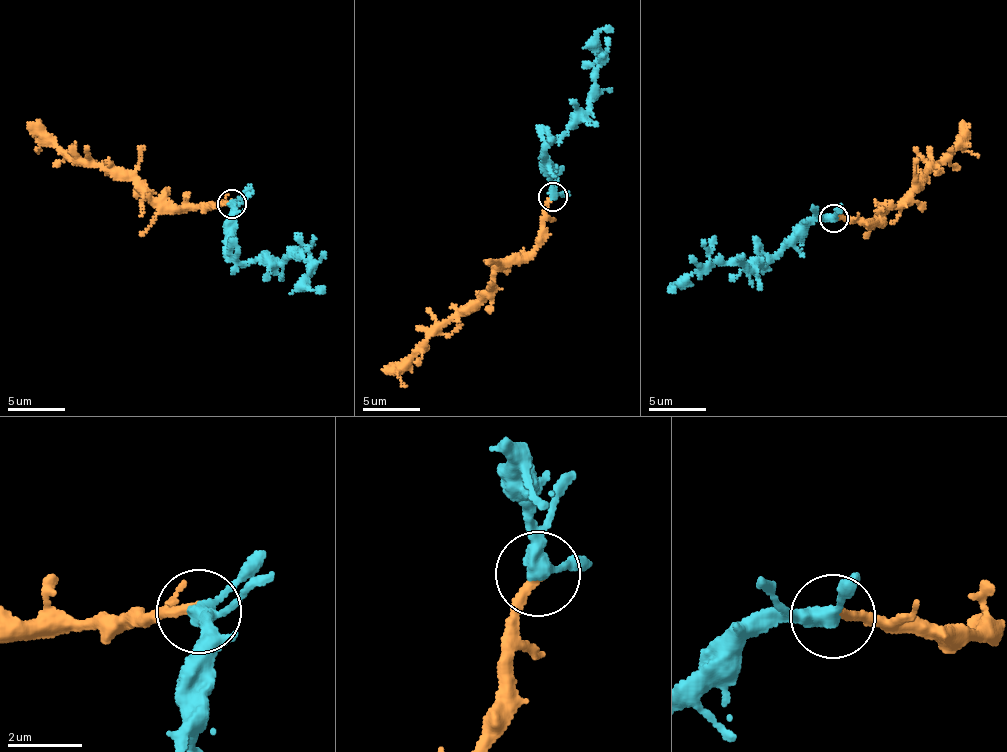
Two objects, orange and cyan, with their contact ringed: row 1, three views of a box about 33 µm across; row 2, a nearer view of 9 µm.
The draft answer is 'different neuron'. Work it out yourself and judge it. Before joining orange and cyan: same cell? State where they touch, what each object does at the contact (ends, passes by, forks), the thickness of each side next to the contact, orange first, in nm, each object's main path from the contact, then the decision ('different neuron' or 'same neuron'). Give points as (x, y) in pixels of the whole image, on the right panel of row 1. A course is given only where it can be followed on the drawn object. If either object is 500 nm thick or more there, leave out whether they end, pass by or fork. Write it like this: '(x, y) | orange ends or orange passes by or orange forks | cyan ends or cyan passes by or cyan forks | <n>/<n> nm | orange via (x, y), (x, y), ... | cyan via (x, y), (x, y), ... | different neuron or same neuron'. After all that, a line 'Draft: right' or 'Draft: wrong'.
(834, 218) | orange ends | cyan passes by | 260/360 nm | orange via (836, 217), (878, 223), (876, 219), (888, 209), (907, 204), (920, 177), (946, 164), (955, 149), (979, 155) | cyan via (833, 217), (813, 221), (762, 266), (746, 269), (713, 262), (670, 288), (675, 287) | same neuron
Draft: wrong

